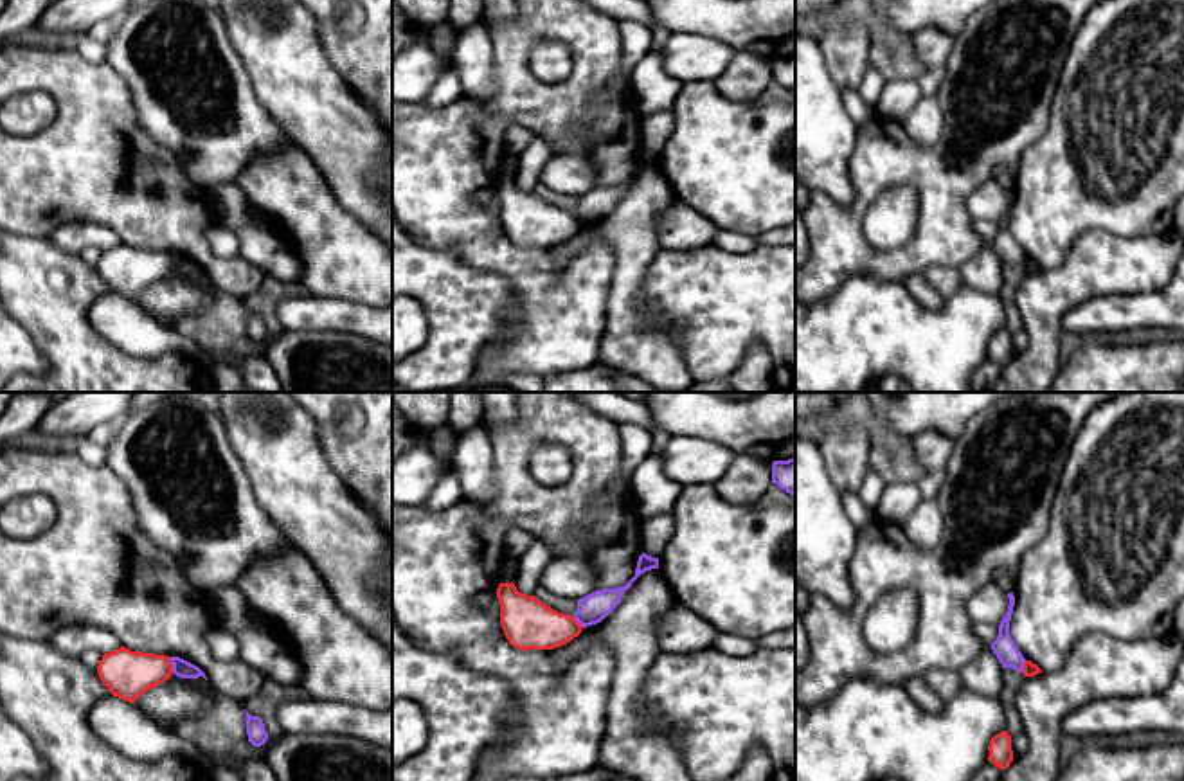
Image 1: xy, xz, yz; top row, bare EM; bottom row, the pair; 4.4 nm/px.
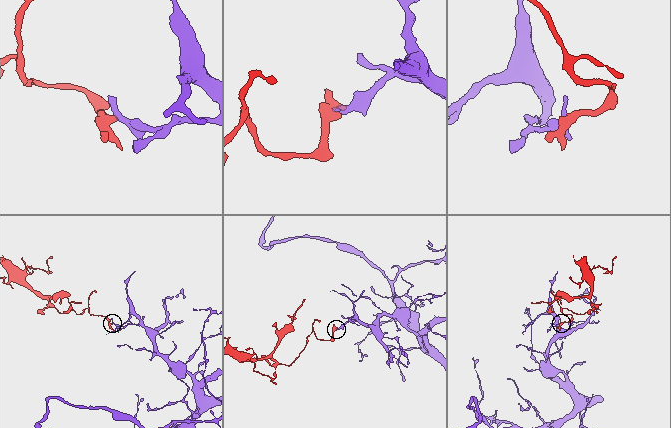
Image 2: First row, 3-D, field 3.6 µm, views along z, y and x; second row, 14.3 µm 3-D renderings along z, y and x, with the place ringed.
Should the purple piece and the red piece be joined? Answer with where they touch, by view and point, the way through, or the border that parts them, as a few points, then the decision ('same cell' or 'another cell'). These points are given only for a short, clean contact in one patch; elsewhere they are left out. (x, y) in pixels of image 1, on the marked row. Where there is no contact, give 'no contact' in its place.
xy (171, 663) | along xy (168, 657), (173, 672) | another cell

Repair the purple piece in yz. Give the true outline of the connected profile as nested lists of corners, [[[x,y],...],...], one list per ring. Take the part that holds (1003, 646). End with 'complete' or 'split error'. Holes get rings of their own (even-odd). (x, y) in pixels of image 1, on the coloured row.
[[[1009,592],[1008,597],[1009,597],[1009,606],[1008,606],[1006,615],[1002,617],[1002,621],[999,624],[999,635],[991,642],[991,650],[997,655],[1002,668],[1013,668],[1013,669],[1024,673],[1026,659],[1022,657],[1022,653],[1018,651],[1018,648],[1015,646],[1015,642],[1009,635],[1009,621],[1011,621],[1011,614],[1013,614],[1013,606],[1015,606],[1013,592]]] | complete

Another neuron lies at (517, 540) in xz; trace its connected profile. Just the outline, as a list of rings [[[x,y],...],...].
[[[513,527],[504,538],[504,549],[507,554],[520,558],[534,540],[536,538],[529,531]]]

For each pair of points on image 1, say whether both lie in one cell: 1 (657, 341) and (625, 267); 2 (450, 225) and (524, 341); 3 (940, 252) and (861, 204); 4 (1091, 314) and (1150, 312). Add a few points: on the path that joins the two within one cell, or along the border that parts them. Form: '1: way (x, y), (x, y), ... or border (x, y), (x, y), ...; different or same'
1: way (639, 324), (625, 310), (625, 285); same
2: way (483, 243), (531, 288), (531, 308); same
3: way (909, 258), (873, 258), (855, 240), (855, 234); same
4: way (1105, 314), (1136, 312); same

